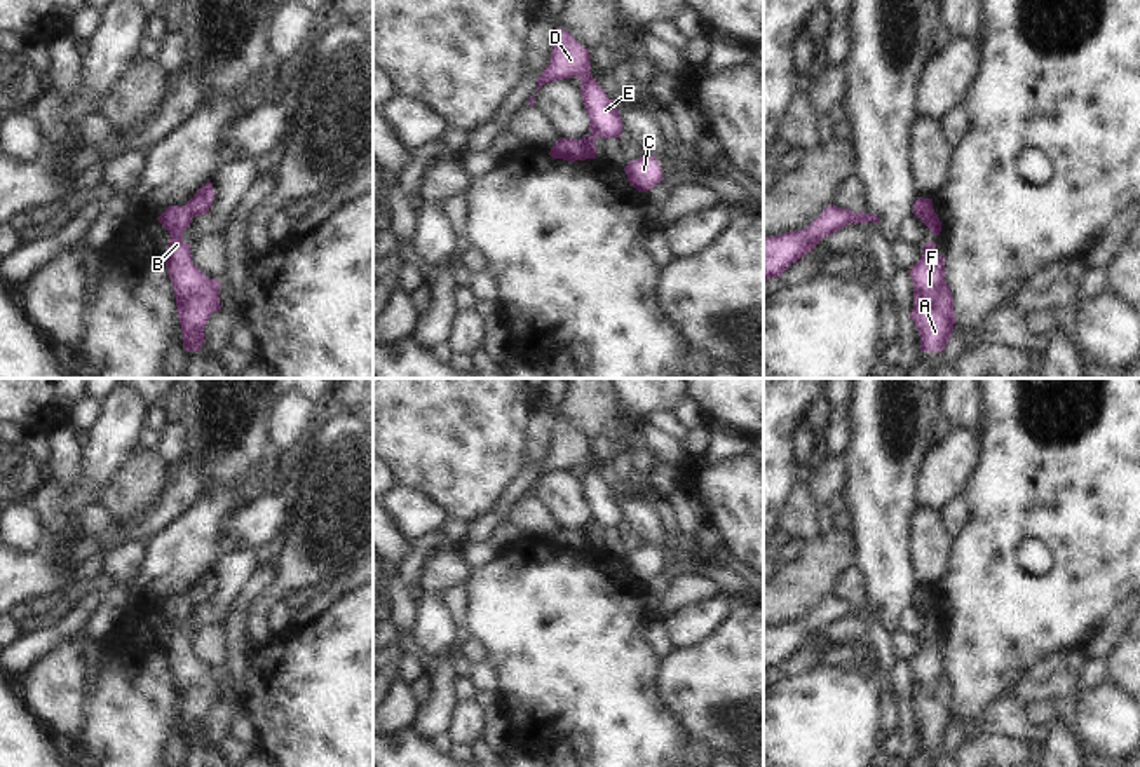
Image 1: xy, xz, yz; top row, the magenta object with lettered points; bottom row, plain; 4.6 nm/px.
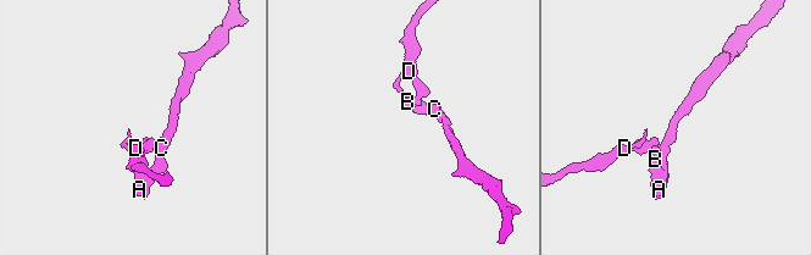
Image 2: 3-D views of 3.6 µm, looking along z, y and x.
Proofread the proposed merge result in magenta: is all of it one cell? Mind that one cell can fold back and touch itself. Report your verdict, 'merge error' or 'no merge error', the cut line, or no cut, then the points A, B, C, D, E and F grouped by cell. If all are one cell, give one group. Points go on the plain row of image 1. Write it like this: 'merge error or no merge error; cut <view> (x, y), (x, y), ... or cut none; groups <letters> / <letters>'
merge error; cut xz (577, 530), (588, 548); groups A B C F / D E

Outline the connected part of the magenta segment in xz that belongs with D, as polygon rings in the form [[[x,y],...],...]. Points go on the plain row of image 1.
[[[556,418],[553,427],[551,451],[537,469],[537,481],[553,471],[577,467],[580,471],[580,486],[589,507],[589,526],[579,532],[587,549],[596,549],[596,528],[621,528],[622,511],[617,497],[591,467],[589,441],[582,438],[568,422]]]

